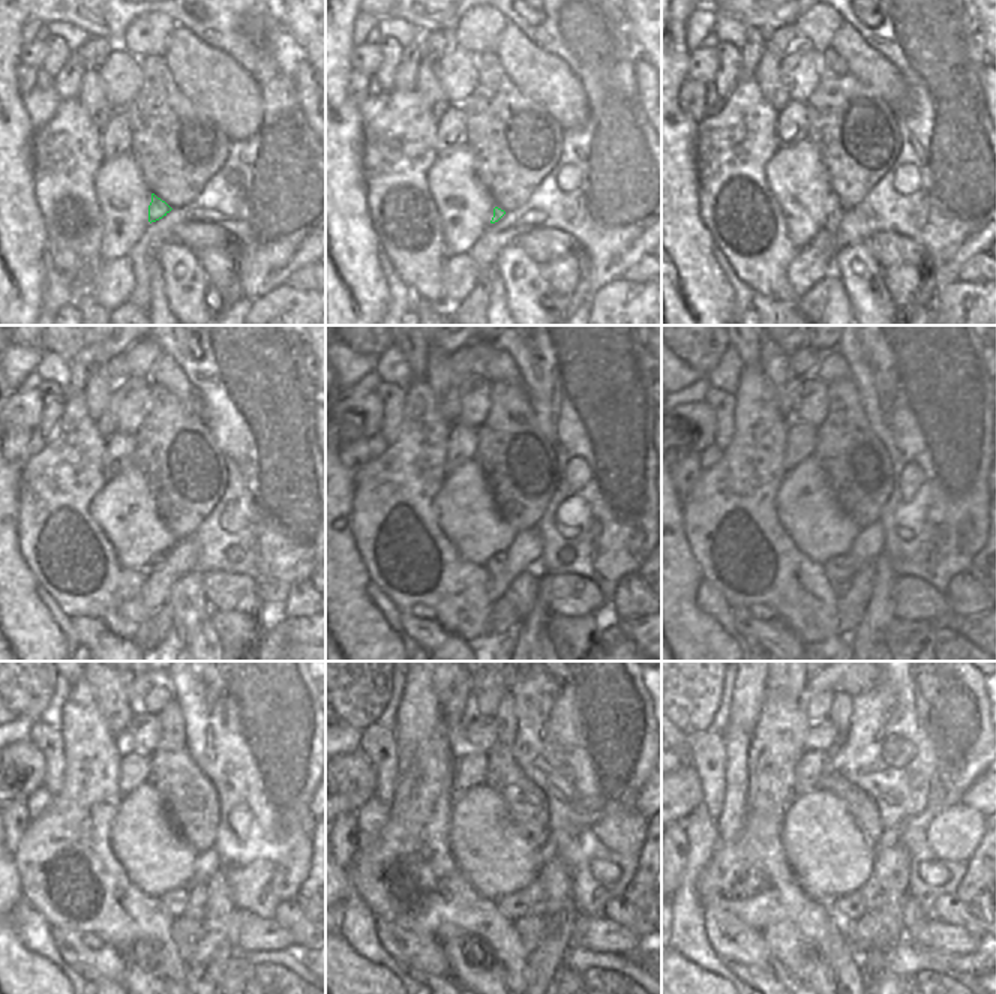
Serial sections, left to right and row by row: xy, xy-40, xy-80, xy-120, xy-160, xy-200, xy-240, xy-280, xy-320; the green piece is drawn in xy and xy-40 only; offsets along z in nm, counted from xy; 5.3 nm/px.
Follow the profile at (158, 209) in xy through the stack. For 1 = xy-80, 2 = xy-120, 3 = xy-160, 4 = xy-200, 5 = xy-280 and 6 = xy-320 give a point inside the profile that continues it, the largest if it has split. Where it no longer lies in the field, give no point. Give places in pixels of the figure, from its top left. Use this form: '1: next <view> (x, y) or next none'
1: next xy-80 (833, 221)
2: next xy-120 (158, 559)
3: next xy-160 (495, 565)
4: next xy-200 (840, 568)
5: next xy-280 (513, 906)
6: next xy-320 (849, 907)

